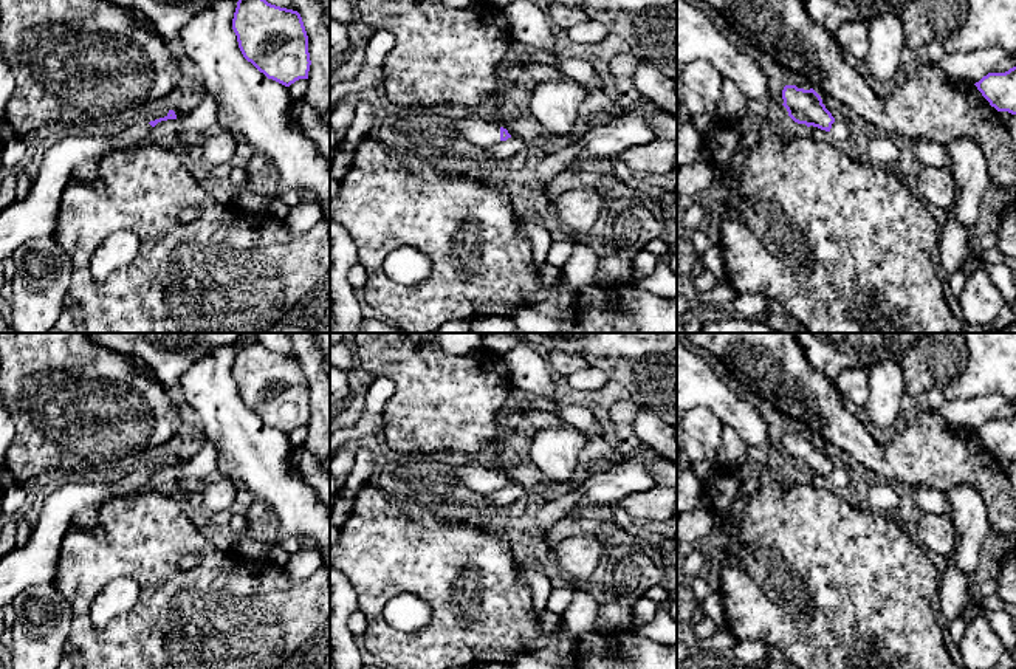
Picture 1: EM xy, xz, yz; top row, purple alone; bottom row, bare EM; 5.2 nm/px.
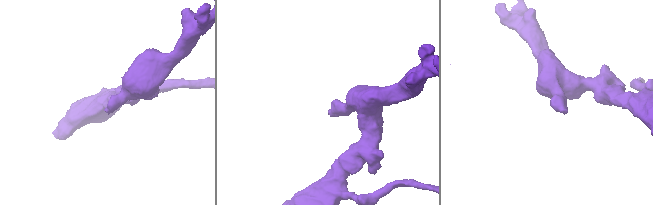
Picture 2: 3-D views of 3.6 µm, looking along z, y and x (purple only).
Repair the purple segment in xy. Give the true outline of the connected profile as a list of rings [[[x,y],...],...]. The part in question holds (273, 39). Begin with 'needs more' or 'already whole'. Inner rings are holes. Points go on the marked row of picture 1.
already whole; [[[239,0],[232,29],[243,57],[268,79],[285,87],[308,79],[308,36],[297,11],[266,0]]]

